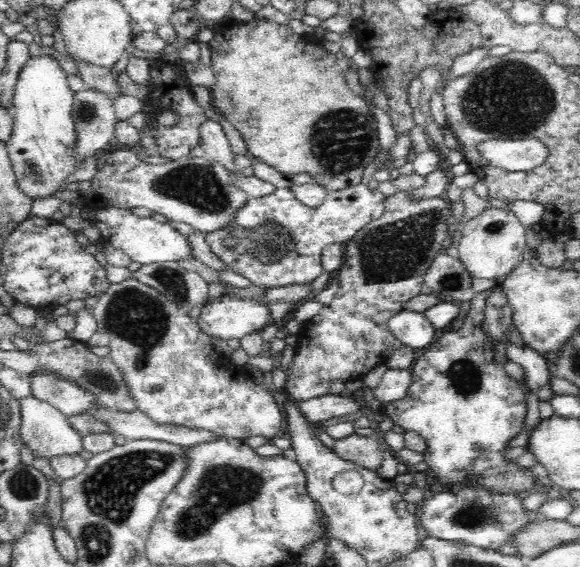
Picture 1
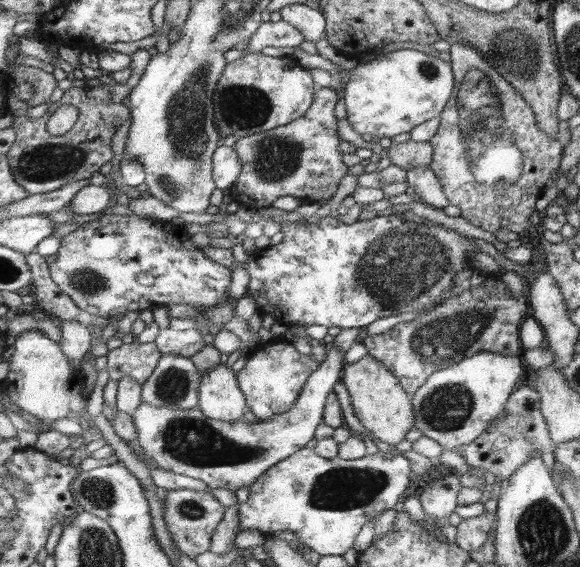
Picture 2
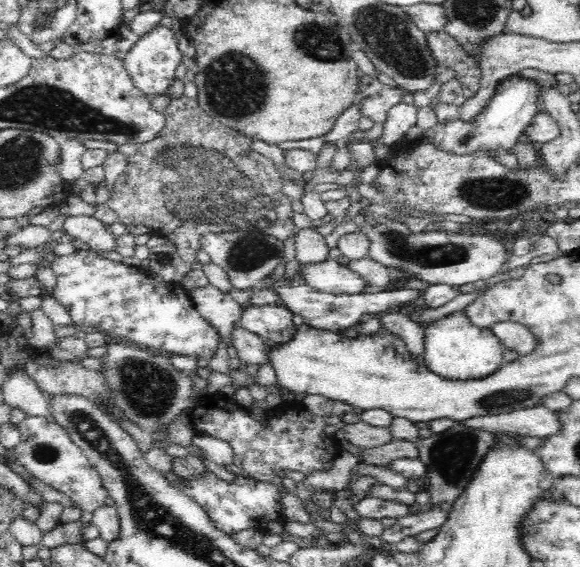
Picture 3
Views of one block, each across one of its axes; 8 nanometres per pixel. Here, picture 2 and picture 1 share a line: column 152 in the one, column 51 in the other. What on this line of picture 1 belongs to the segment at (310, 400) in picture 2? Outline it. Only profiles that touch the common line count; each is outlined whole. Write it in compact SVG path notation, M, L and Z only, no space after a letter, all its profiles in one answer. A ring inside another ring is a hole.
M32 396L20 399L21 425L19 433L24 446L30 448L34 458L54 458L54 456L68 456L68 454L79 454L83 450L80 433L74 430L68 423L67 416L56 410L45 400L38 400Z

